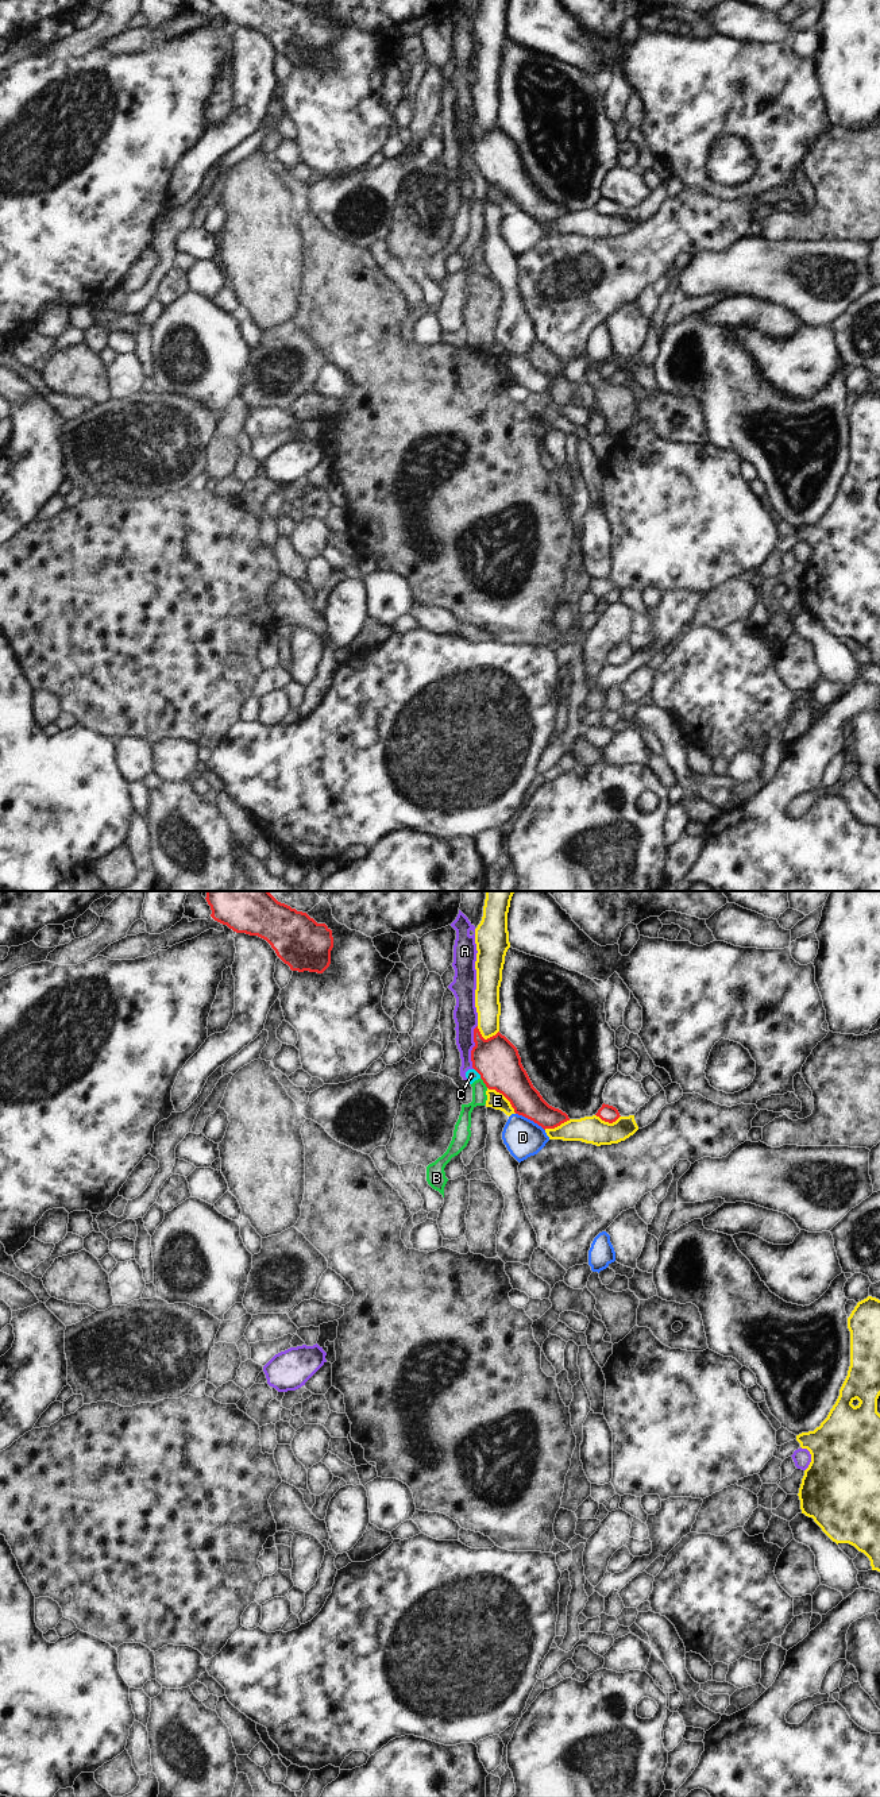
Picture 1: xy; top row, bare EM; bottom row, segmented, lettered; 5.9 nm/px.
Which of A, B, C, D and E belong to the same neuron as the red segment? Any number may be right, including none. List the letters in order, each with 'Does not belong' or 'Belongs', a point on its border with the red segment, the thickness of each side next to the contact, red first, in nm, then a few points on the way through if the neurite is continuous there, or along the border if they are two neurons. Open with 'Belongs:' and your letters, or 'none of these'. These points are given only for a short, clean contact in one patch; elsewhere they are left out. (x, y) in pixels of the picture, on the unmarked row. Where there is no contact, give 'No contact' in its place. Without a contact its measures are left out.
Belongs: none of these
A: Does not belong. Touches red at xy (474, 139). Thickness 260 nm (red) against 140 nm
B: Does not belong. Touches red at xy (483, 174). Thickness 260 nm (red) against 90 nm. Boundary: xy (481, 170), (487, 180)
C: Does not belong. Touches red at xy (478, 165). Thickness 260 nm (red) against 70 nm. Boundary: xy (474, 161), (481, 170)
D: Does not belong. Touches red at xy (531, 212). Thickness 190 nm (red) against 220 nm
E: Does not belong. Touches red at xy (504, 188). Thickness 260 nm (red) against 100 nm

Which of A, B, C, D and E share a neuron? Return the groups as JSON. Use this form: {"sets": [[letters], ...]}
{"sets": [["A"], ["B", "C"], ["D"], ["E"]]}

